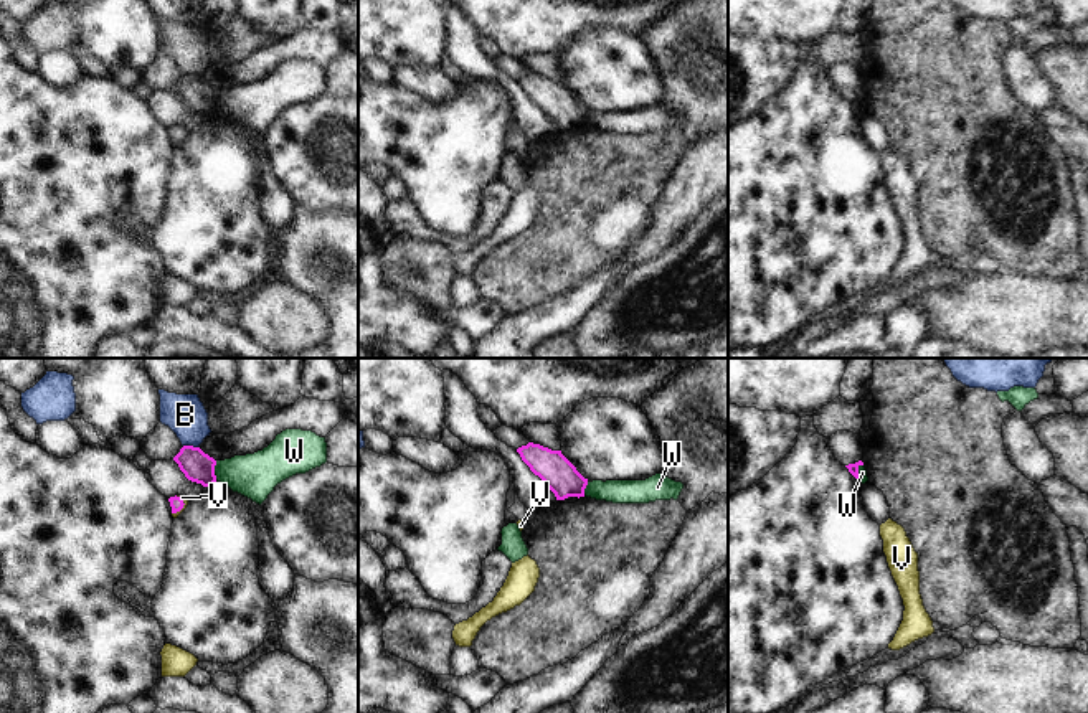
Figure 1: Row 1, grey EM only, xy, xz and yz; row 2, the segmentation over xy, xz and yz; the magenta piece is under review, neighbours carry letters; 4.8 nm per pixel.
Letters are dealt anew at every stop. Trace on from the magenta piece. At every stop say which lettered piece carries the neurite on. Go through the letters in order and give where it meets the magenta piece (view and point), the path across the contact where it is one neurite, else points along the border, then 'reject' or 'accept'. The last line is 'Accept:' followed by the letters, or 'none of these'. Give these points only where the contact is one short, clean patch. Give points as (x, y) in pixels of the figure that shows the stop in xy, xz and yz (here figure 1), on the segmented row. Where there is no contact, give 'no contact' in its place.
B: xy (192, 446) | along xy (184, 444), (198, 448) | reject
V: xy (182, 507) | across xy (177, 504), (182, 507), (182, 497) | accept
W: xy (213, 471) | along xy (217, 461), (215, 479) | reject
Accept: V

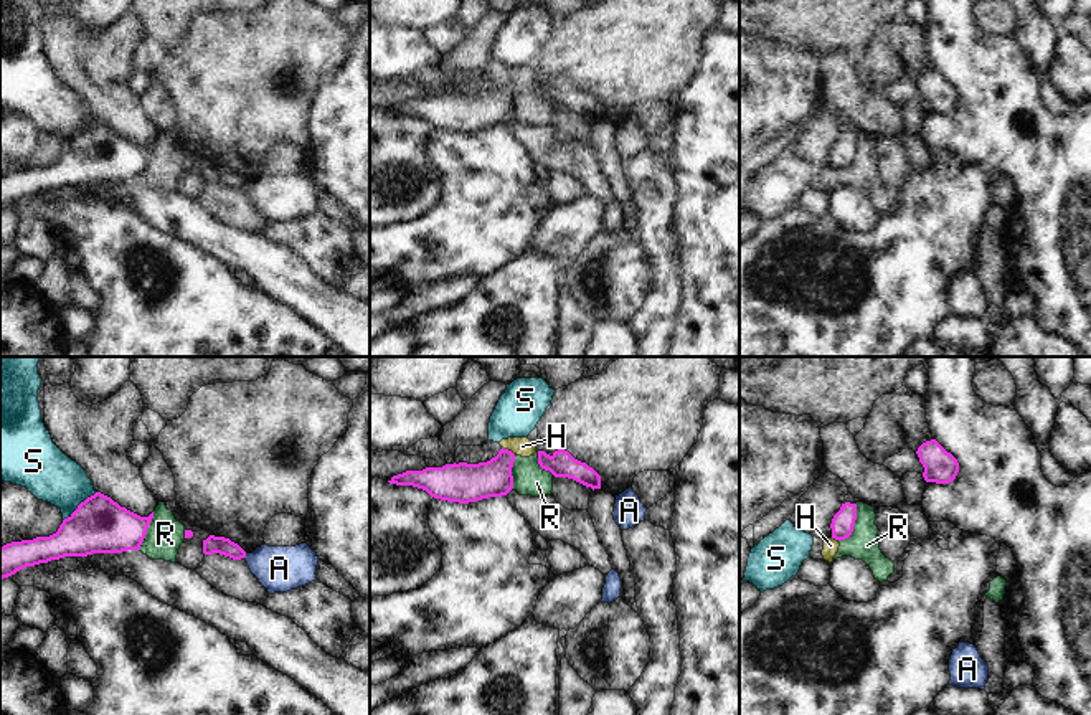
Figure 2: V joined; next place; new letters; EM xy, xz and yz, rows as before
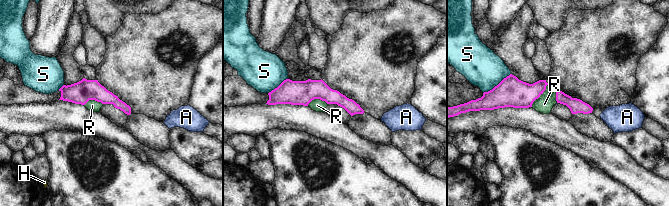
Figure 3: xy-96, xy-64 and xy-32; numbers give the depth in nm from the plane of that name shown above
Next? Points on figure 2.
A: xy (245, 555) | reject
H: xz (507, 449) | along xz (502, 446), (514, 454) | reject
R: yz (854, 524) | along yz (857, 504), (854, 530), (839, 540) | reject
S: xy (80, 504) | reject
Accept: none of these

